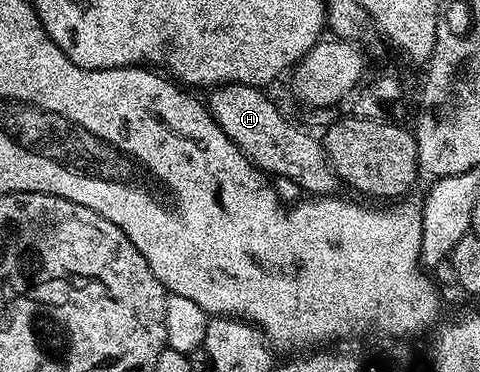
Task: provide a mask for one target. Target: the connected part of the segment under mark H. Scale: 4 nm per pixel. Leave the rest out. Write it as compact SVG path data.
M228 82L209 91L208 109L219 128L238 145L245 158L250 159L267 175L283 174L290 182L310 196L330 196L339 189L338 175L326 159L326 148L306 130L289 122L278 106L259 87Z

